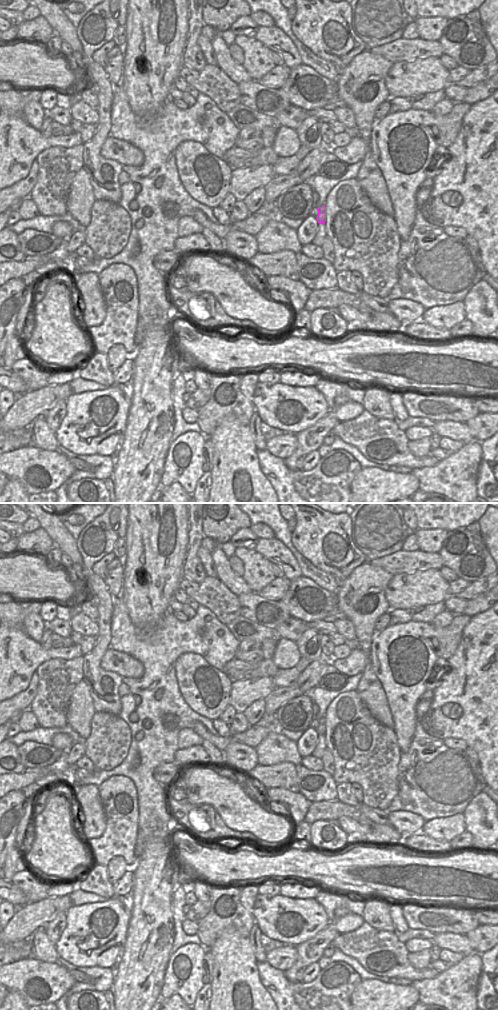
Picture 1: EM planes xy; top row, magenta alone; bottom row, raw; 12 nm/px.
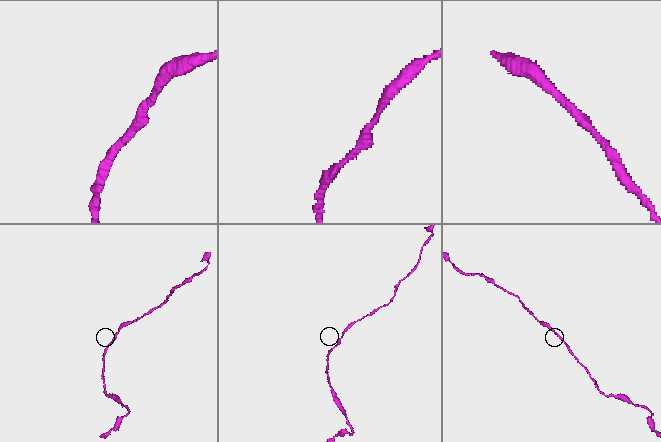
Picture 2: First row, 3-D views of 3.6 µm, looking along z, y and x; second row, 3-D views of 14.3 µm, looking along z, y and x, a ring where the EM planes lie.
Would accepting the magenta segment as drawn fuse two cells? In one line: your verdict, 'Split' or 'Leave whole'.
Leave whole.

